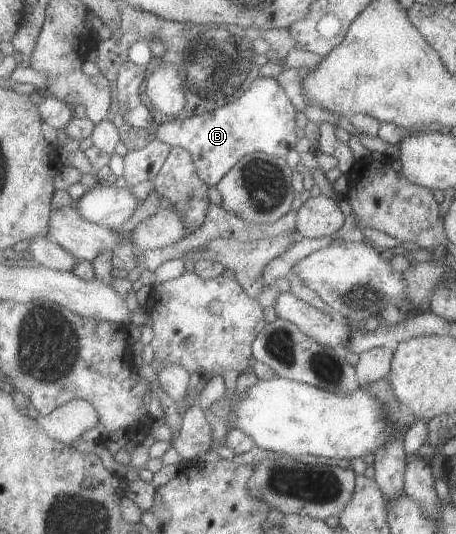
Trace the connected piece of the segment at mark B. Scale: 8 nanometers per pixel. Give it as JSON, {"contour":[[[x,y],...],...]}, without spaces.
{"contour":[[[257,75],[254,79],[254,82],[251,83],[248,90],[244,91],[244,95],[242,95],[241,99],[238,99],[235,103],[226,105],[225,107],[219,108],[218,110],[200,115],[195,116],[192,118],[188,118],[186,120],[176,120],[172,121],[172,123],[166,123],[166,125],[162,125],[160,127],[160,131],[158,131],[157,138],[161,140],[163,143],[170,145],[172,148],[176,149],[178,146],[180,148],[185,148],[192,153],[196,168],[199,170],[200,177],[203,178],[203,181],[206,181],[210,186],[217,186],[224,180],[224,177],[228,176],[228,173],[232,172],[232,169],[236,168],[236,165],[239,164],[241,160],[248,154],[252,154],[255,152],[261,152],[267,154],[268,156],[275,156],[276,158],[284,158],[286,159],[287,154],[290,151],[294,150],[294,145],[296,145],[296,119],[295,115],[297,110],[294,109],[294,105],[290,103],[290,99],[286,97],[286,93],[282,91],[282,87],[276,83],[277,79],[272,79],[272,77],[266,76],[262,77]]]}

